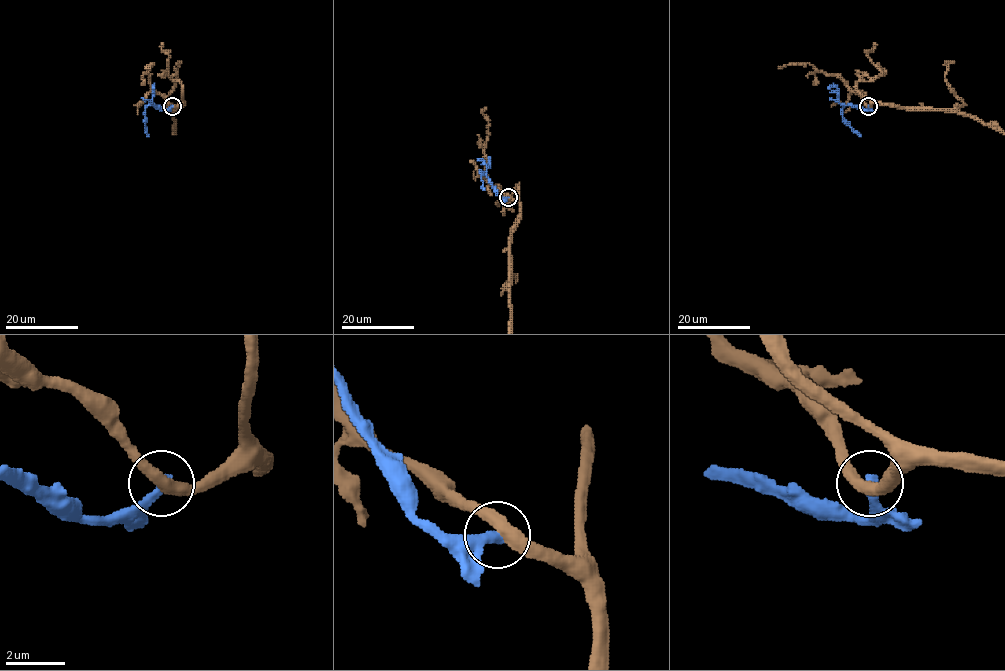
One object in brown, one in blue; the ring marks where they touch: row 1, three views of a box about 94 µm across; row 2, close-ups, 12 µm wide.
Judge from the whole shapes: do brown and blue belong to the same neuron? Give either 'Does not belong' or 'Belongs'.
Does not belong

